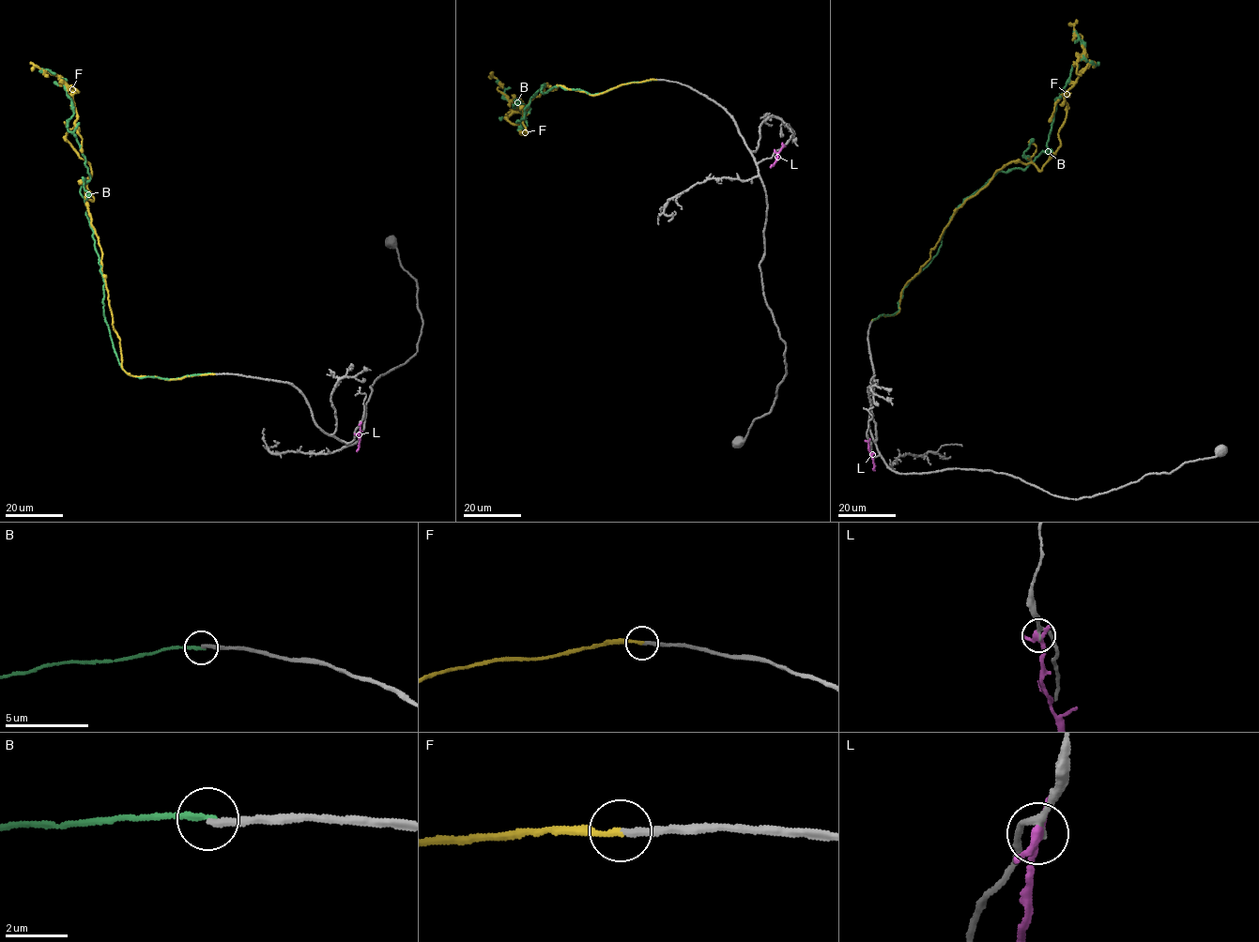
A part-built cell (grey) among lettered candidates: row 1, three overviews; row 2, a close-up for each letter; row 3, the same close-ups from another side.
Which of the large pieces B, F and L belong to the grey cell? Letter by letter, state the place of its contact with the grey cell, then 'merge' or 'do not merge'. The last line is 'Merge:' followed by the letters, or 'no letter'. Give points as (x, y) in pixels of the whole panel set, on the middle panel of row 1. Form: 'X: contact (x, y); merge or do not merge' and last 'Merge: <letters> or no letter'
B: contact (656, 80); do not merge
F: contact (656, 79); merge
L: contact (784, 145); do not merge
Merge: F

